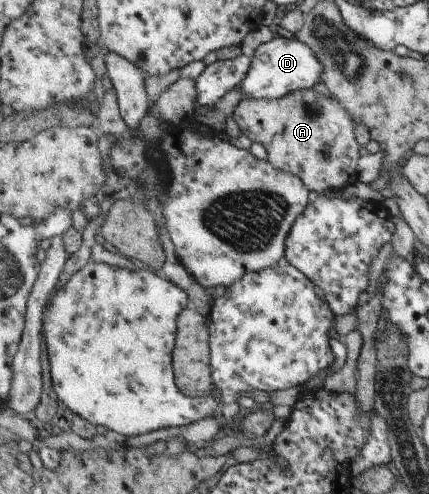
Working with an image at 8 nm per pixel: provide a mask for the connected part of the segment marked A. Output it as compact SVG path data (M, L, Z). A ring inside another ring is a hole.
M314 88L296 90L276 99L242 98L235 109L234 119L248 139L266 147L269 153L268 160L276 169L300 177L314 195L342 190L351 183L350 179L354 175L359 175L358 164L363 156L363 149L354 135L356 121L339 100L324 97Z

